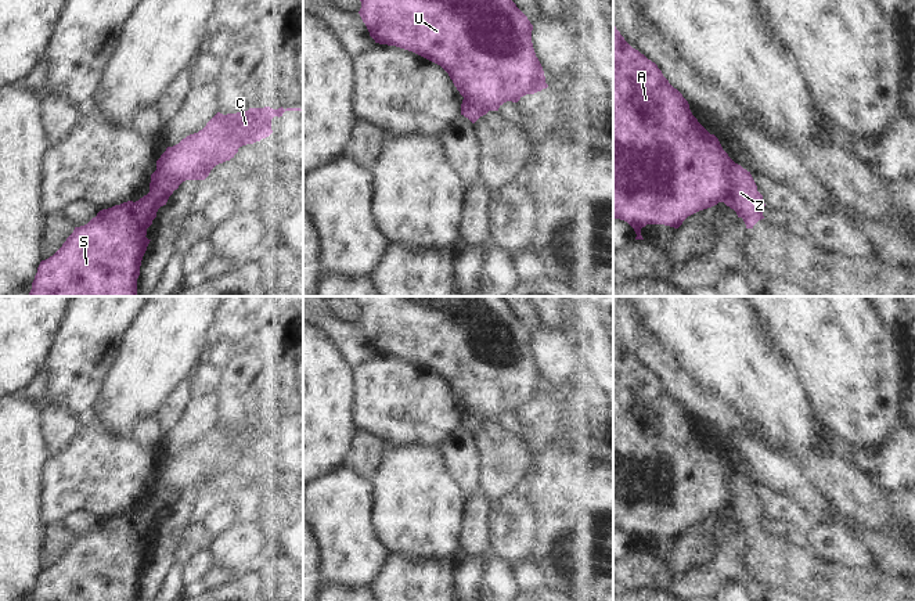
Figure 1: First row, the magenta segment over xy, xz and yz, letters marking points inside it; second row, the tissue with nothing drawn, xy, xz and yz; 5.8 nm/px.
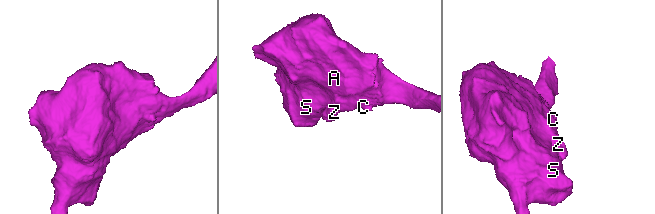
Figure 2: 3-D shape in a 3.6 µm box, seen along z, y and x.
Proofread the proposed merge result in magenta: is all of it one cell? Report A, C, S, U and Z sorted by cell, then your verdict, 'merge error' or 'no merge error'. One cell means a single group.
A C S U / Z; merge error

